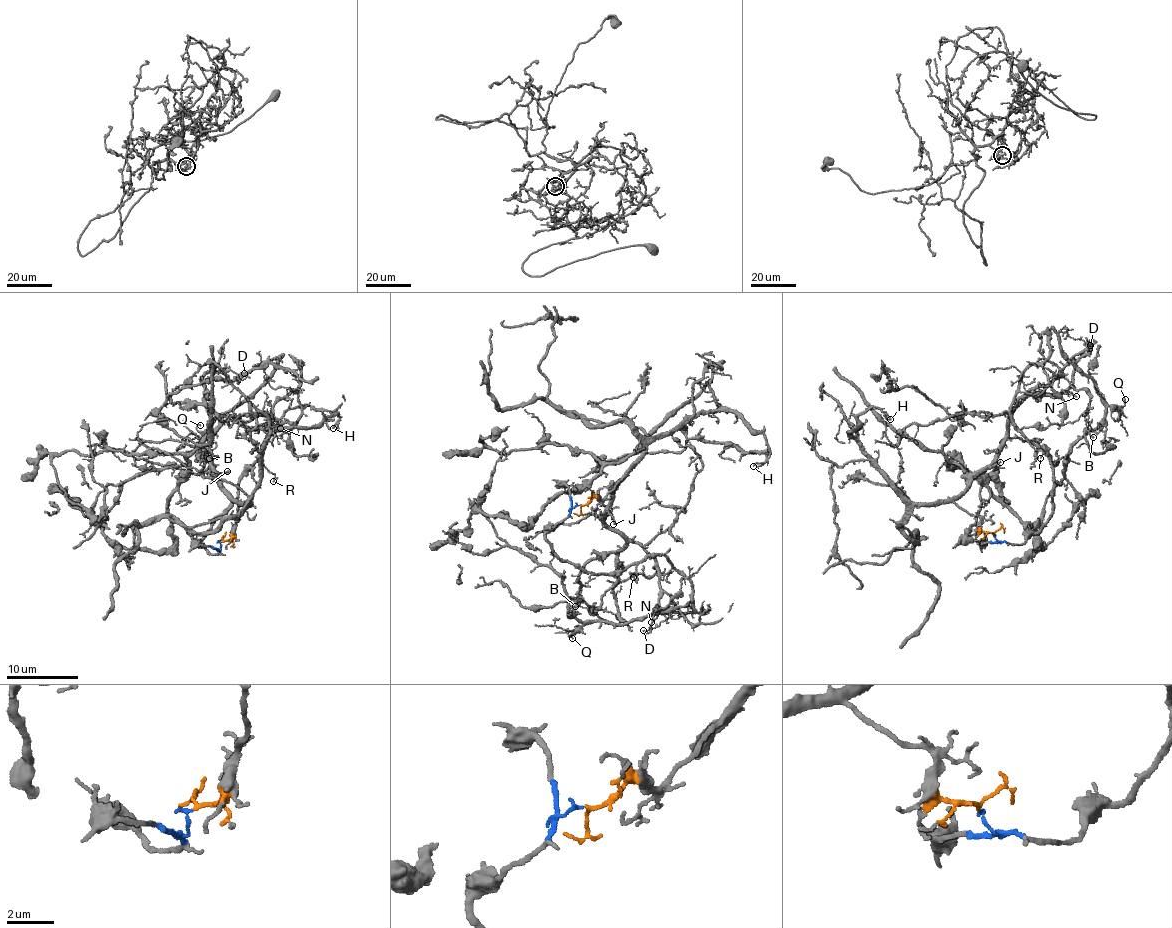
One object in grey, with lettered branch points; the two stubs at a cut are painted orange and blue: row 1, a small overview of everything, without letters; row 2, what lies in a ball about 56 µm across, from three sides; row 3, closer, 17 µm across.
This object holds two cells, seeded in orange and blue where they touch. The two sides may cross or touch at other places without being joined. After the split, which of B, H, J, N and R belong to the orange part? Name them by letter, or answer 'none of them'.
B, H, J, N

